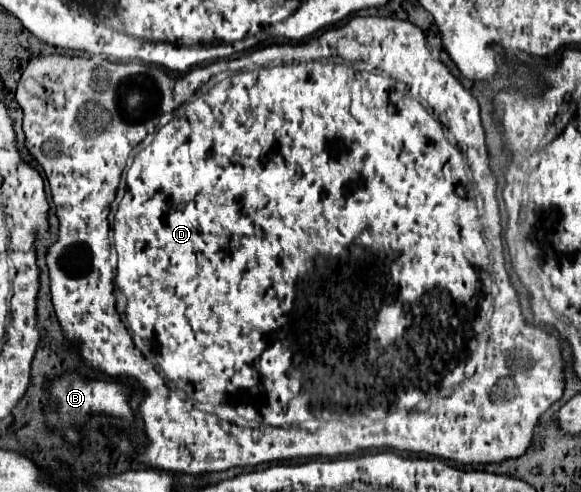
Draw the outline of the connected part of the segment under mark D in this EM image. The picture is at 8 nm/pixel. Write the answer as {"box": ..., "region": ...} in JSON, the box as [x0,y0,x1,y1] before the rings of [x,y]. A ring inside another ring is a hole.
{"box":[16,16,564,474],"region":[[[354,16],[354,18],[350,18],[350,20],[348,20],[348,22],[346,22],[346,24],[344,24],[344,26],[338,26],[338,28],[332,28],[332,30],[326,30],[326,32],[324,32],[324,34],[320,34],[320,36],[316,36],[316,38],[312,38],[312,40],[310,40],[310,42],[306,42],[306,44],[302,44],[302,46],[284,46],[284,48],[282,48],[282,46],[278,46],[278,50],[274,50],[274,46],[270,46],[270,48],[272,48],[272,50],[268,50],[268,48],[266,48],[266,52],[262,52],[262,50],[258,50],[258,52],[260,52],[260,56],[256,56],[256,58],[252,58],[252,64],[254,64],[254,62],[258,62],[258,60],[260,60],[260,62],[268,62],[268,64],[278,64],[278,66],[264,66],[264,68],[258,68],[258,70],[252,70],[252,72],[244,72],[244,74],[238,74],[238,76],[232,76],[232,78],[224,78],[224,80],[222,80],[222,82],[218,82],[218,84],[216,84],[216,86],[212,86],[212,88],[210,88],[210,90],[208,90],[208,92],[202,92],[202,94],[198,94],[198,96],[196,96],[196,100],[194,100],[194,102],[190,102],[190,104],[186,104],[186,110],[184,110],[184,114],[182,114],[182,116],[180,116],[180,118],[174,118],[174,120],[172,120],[172,122],[168,122],[168,124],[166,124],[166,126],[164,126],[164,128],[160,128],[160,130],[158,130],[158,134],[156,134],[156,136],[154,136],[154,140],[152,140],[152,144],[150,144],[150,146],[148,146],[148,148],[144,148],[144,150],[142,150],[142,152],[140,152],[140,154],[138,154],[138,156],[136,156],[136,158],[134,158],[134,164],[132,164],[132,166],[130,166],[130,170],[128,170],[128,174],[126,174],[126,184],[128,184],[128,186],[126,186],[126,194],[124,194],[124,198],[122,198],[122,202],[120,202],[120,208],[118,208],[118,214],[116,214],[116,220],[114,220],[114,222],[116,222],[116,224],[114,224],[114,248],[116,248],[116,252],[118,252],[118,264],[117,264],[117,267],[116,267],[116,270],[115,270],[115,278],[114,278],[114,272],[112,272],[112,266],[110,266],[110,242],[108,242],[108,232],[110,232],[110,222],[108,222],[108,216],[110,216],[110,210],[112,210],[112,200],[114,200],[114,196],[116,196],[116,190],[118,190],[118,184],[120,184],[120,176],[122,176],[122,170],[124,170],[124,166],[126,166],[126,160],[128,160],[128,154],[130,154],[130,152],[132,152],[132,148],[134,148],[134,146],[136,146],[136,144],[140,144],[140,142],[142,142],[142,140],[144,140],[144,138],[146,138],[146,136],[148,136],[148,134],[152,134],[152,132],[154,132],[154,130],[156,130],[156,126],[158,126],[158,114],[156,114],[156,112],[154,112],[154,110],[158,110],[158,108],[160,108],[160,106],[162,106],[162,102],[164,102],[164,98],[170,98],[170,112],[172,112],[172,110],[176,110],[176,104],[178,104],[178,102],[180,102],[180,106],[182,106],[182,104],[184,104],[184,100],[188,100],[188,96],[190,96],[190,94],[192,94],[192,92],[194,92],[194,90],[198,90],[198,88],[200,88],[200,82],[206,82],[206,80],[208,80],[208,78],[212,78],[212,76],[216,76],[216,74],[220,74],[220,72],[226,72],[226,70],[224,70],[224,66],[212,66],[212,64],[210,64],[210,66],[206,66],[206,68],[198,68],[198,70],[192,70],[192,72],[190,72],[190,74],[188,74],[188,76],[184,76],[184,78],[180,78],[180,80],[174,80],[174,78],[170,78],[170,80],[172,80],[172,84],[170,84],[170,82],[168,82],[168,80],[166,80],[166,78],[168,78],[168,76],[166,76],[166,72],[164,72],[164,70],[162,70],[162,68],[158,68],[158,66],[148,66],[148,64],[112,64],[112,62],[108,62],[108,60],[100,60],[100,58],[70,58],[70,56],[42,56],[42,58],[32,58],[32,60],[30,60],[30,64],[28,64],[28,66],[26,66],[26,70],[24,70],[24,72],[22,72],[22,78],[20,78],[20,82],[18,82],[18,90],[16,90],[16,102],[18,102],[18,104],[20,104],[20,108],[22,108],[22,114],[24,114],[24,118],[22,118],[22,130],[24,130],[24,138],[26,138],[26,142],[24,142],[24,146],[26,146],[26,150],[28,150],[28,152],[30,152],[30,156],[32,156],[32,164],[34,164],[34,166],[36,166],[36,168],[38,168],[38,170],[44,170],[44,174],[46,174],[46,178],[48,178],[48,184],[50,184],[50,194],[52,194],[52,202],[54,202],[54,208],[56,208],[56,218],[58,218],[58,224],[60,224],[60,226],[58,226],[58,240],[56,240],[56,242],[52,242],[52,244],[50,244],[50,248],[48,248],[48,254],[46,254],[46,260],[48,260],[48,270],[50,270],[50,268],[52,268],[52,270],[50,270],[50,288],[52,288],[52,304],[54,304],[54,310],[56,310],[56,317],[57,317],[57,319],[58,319],[58,321],[59,321],[59,323],[60,323],[60,326],[62,326],[62,330],[64,330],[64,334],[66,334],[66,338],[70,338],[70,340],[78,340],[78,342],[80,342],[80,352],[82,352],[82,356],[84,356],[84,360],[86,360],[86,364],[88,364],[88,366],[90,366],[90,368],[96,368],[96,370],[100,370],[100,372],[104,372],[104,374],[108,374],[108,376],[114,376],[114,378],[124,378],[124,376],[132,376],[132,378],[136,378],[136,380],[138,380],[138,382],[142,382],[142,386],[144,386],[144,388],[146,388],[146,398],[144,398],[144,400],[142,400],[142,406],[140,406],[140,414],[142,414],[142,420],[144,420],[144,428],[146,428],[146,434],[148,434],[148,438],[150,438],[150,444],[148,444],[148,448],[146,448],[146,452],[144,452],[144,454],[142,454],[142,456],[140,456],[140,460],[142,460],[142,462],[146,462],[146,464],[148,464],[148,466],[152,466],[152,468],[158,468],[158,470],[166,470],[166,472],[184,472],[184,474],[202,474],[202,472],[222,472],[222,470],[228,470],[228,468],[236,468],[236,466],[256,466],[256,464],[262,464],[262,462],[278,462],[278,461],[286,461],[286,460],[299,460],[299,459],[301,459],[301,458],[310,458],[310,457],[315,457],[315,456],[321,456],[321,457],[328,457],[328,458],[334,458],[334,457],[338,457],[338,456],[341,456],[341,455],[342,455],[342,454],[343,454],[343,455],[350,455],[350,454],[354,454],[354,452],[356,452],[356,450],[366,450],[366,448],[374,448],[374,449],[380,449],[380,448],[390,448],[390,449],[393,449],[393,450],[398,450],[398,451],[400,451],[400,452],[405,452],[405,451],[406,451],[406,452],[407,452],[407,453],[416,453],[416,454],[422,454],[422,452],[426,452],[426,454],[434,454],[434,456],[442,456],[442,458],[448,458],[448,460],[456,460],[456,462],[464,462],[464,464],[474,464],[474,462],[478,462],[478,464],[492,464],[492,462],[502,462],[502,460],[508,460],[508,458],[518,458],[518,456],[522,456],[522,454],[524,454],[524,452],[526,452],[526,448],[528,448],[528,446],[530,446],[530,442],[532,442],[532,434],[534,434],[534,426],[536,426],[536,422],[538,422],[538,418],[540,418],[540,414],[544,414],[544,412],[546,412],[546,410],[548,410],[548,408],[550,408],[550,406],[552,406],[552,404],[554,404],[554,402],[558,402],[558,400],[560,400],[560,398],[562,398],[562,390],[564,390],[564,362],[562,362],[562,356],[560,356],[560,346],[558,346],[558,340],[560,340],[560,336],[558,336],[558,334],[556,334],[556,332],[548,332],[548,330],[544,330],[544,328],[542,328],[542,326],[534,326],[534,324],[528,324],[528,322],[526,322],[526,320],[524,320],[524,316],[522,316],[522,312],[520,312],[520,304],[518,304],[518,296],[516,296],[516,290],[514,290],[514,286],[512,286],[512,282],[510,282],[510,278],[508,278],[508,274],[506,274],[506,268],[504,268],[504,258],[502,258],[502,238],[500,238],[500,232],[502,232],[502,226],[500,226],[500,208],[498,208],[498,200],[496,200],[496,178],[494,178],[494,174],[492,174],[492,170],[490,170],[490,162],[488,162],[488,152],[486,152],[486,140],[484,140],[484,130],[482,130],[482,122],[480,122],[480,108],[478,108],[478,100],[476,100],[476,98],[474,98],[474,96],[472,96],[472,94],[470,94],[470,92],[468,92],[468,90],[466,90],[466,88],[464,88],[464,86],[462,86],[462,84],[460,84],[460,82],[458,82],[458,80],[456,80],[456,84],[454,84],[454,76],[452,76],[452,74],[450,74],[450,70],[448,70],[448,68],[446,68],[446,66],[444,66],[444,64],[442,64],[442,62],[438,62],[438,60],[434,60],[434,58],[432,58],[432,54],[430,54],[430,50],[428,50],[428,48],[426,48],[426,36],[424,36],[424,32],[422,32],[422,30],[420,30],[420,28],[418,28],[418,26],[416,26],[416,24],[412,24],[412,22],[404,22],[404,20],[396,20],[396,18],[392,18],[392,17],[388,17],[388,16],[386,16],[386,17],[382,17],[382,16],[367,16],[367,17],[363,17],[363,16]],[[282,52],[286,52],[286,54],[296,54],[296,56],[298,56],[298,54],[300,54],[300,52],[302,52],[302,58],[300,58],[300,60],[298,60],[298,58],[296,58],[296,56],[294,56],[294,58],[286,58],[286,60],[284,60],[284,54],[282,54]],[[332,60],[342,60],[342,62],[362,62],[362,64],[364,64],[364,66],[362,66],[362,68],[360,68],[360,66],[354,66],[354,64],[352,64],[352,66],[346,66],[346,64],[334,64],[334,62],[332,62]],[[126,86],[138,86],[138,90],[140,90],[140,92],[142,92],[142,96],[144,96],[144,102],[142,102],[142,106],[138,106],[138,114],[134,114],[134,112],[136,112],[136,110],[134,110],[134,108],[130,108],[130,110],[128,110],[128,104],[126,104],[126,102],[124,102],[124,94],[126,94]],[[156,86],[172,86],[172,96],[170,96],[170,94],[168,94],[168,96],[166,96],[166,92],[162,92],[162,88],[156,88]],[[108,90],[114,90],[114,92],[116,92],[116,96],[102,96],[102,94],[104,94],[104,92],[108,92]],[[116,286],[118,286],[118,290],[122,290],[122,292],[124,292],[124,294],[126,294],[126,298],[128,298],[128,306],[126,306],[126,318],[128,318],[128,322],[130,322],[130,326],[132,326],[132,332],[134,332],[134,334],[138,334],[138,336],[142,336],[142,340],[150,340],[150,342],[152,342],[152,352],[154,352],[154,359],[153,359],[153,360],[154,360],[154,361],[153,361],[153,362],[150,362],[150,360],[146,360],[146,358],[144,358],[144,356],[142,356],[142,352],[140,352],[140,350],[138,350],[138,348],[136,348],[136,346],[134,346],[134,342],[132,342],[132,338],[130,338],[130,334],[128,334],[128,330],[126,330],[126,328],[124,328],[124,322],[122,322],[122,320],[120,320],[120,314],[118,314],[118,310],[116,310],[116,296],[114,296],[114,288],[116,288]],[[430,346],[442,346],[442,348],[444,348],[444,346],[452,346],[452,347],[451,347],[451,348],[444,348],[444,350],[446,350],[446,351],[445,351],[445,352],[444,352],[444,353],[443,353],[443,355],[442,355],[442,359],[443,359],[443,370],[446,370],[446,371],[444,371],[444,373],[443,373],[443,377],[441,377],[441,376],[440,376],[440,375],[439,375],[439,373],[438,373],[438,372],[437,372],[437,371],[436,371],[436,366],[438,366],[438,364],[436,364],[436,362],[438,362],[438,360],[436,360],[436,358],[440,358],[440,356],[438,356],[438,352],[436,352],[436,348],[430,348]],[[159,364],[160,364],[160,368],[162,368],[162,372],[164,372],[164,375],[163,375],[163,373],[162,373],[162,372],[161,372],[161,369],[160,369],[160,373],[159,373],[159,374],[158,374],[158,372],[156,372],[156,365],[158,365],[158,366],[159,366]],[[218,404],[220,404],[220,406],[226,406],[226,404],[228,404],[228,406],[232,406],[232,408],[234,408],[234,410],[236,410],[236,412],[240,412],[240,414],[242,414],[242,416],[244,416],[244,418],[246,418],[246,420],[256,420],[256,422],[258,422],[258,426],[254,426],[254,428],[240,428],[240,426],[236,426],[236,424],[232,424],[232,422],[226,422],[226,420],[220,420],[220,418],[218,418],[218,416],[216,416],[216,414],[208,414],[208,413],[209,413],[209,412],[208,412],[208,411],[209,411],[209,409],[211,409],[211,408],[212,408],[212,407],[213,407],[213,408],[215,408],[215,407],[217,407],[217,406],[218,406]]]}

